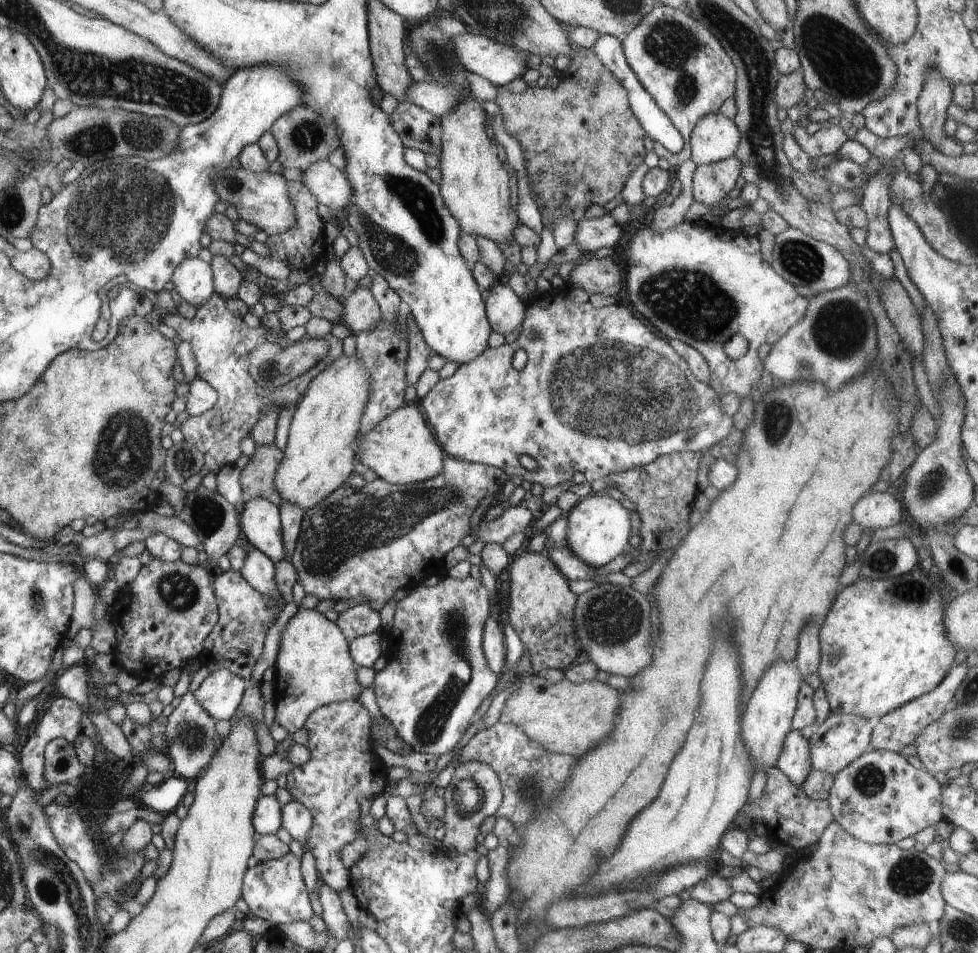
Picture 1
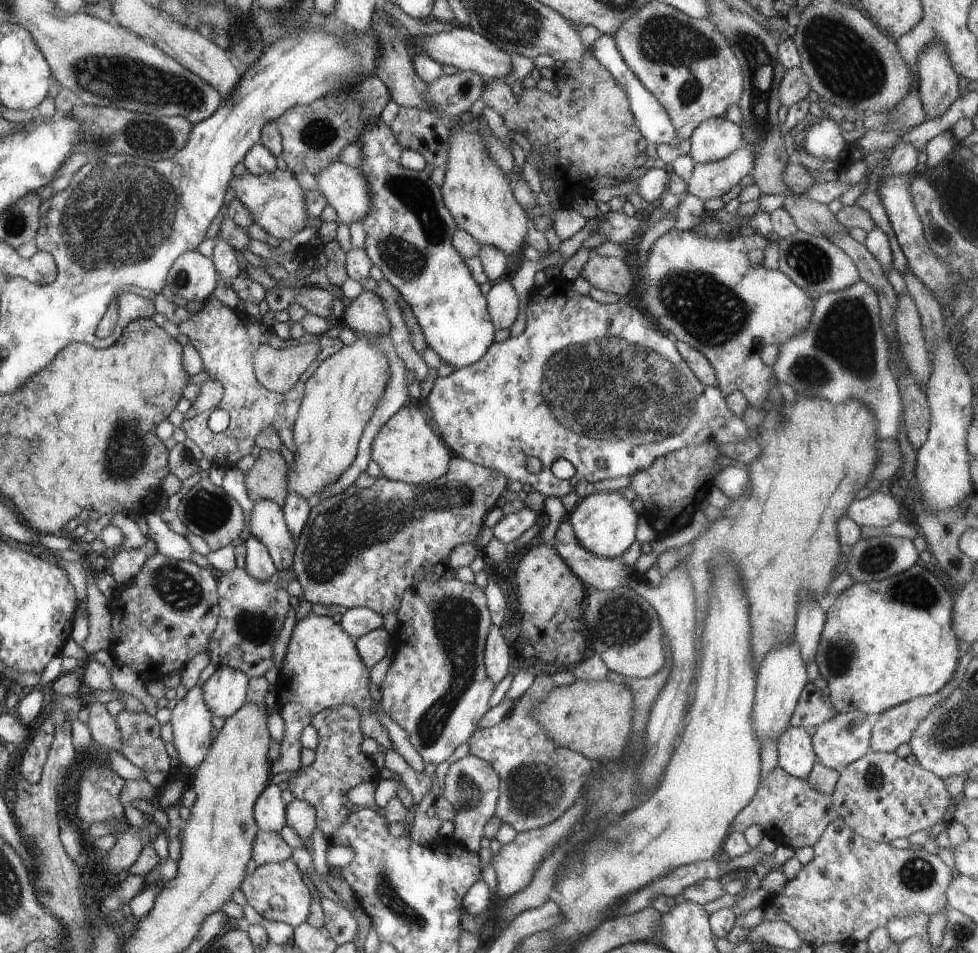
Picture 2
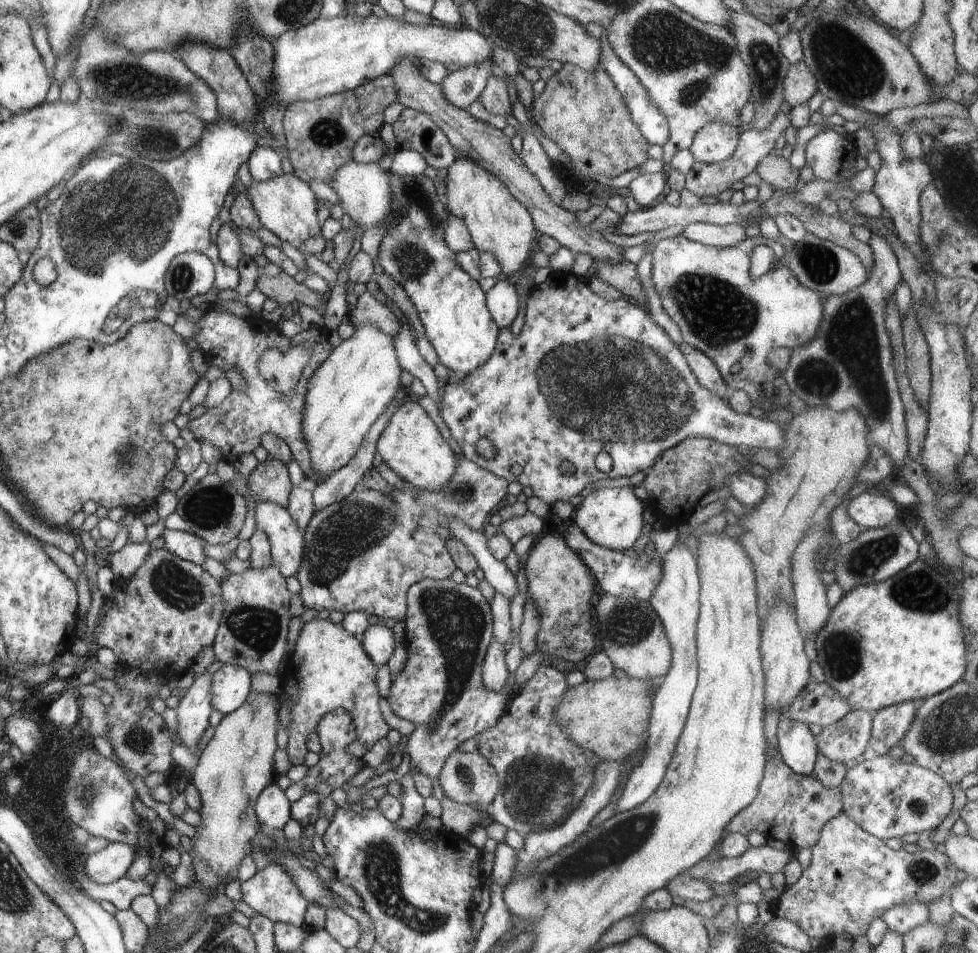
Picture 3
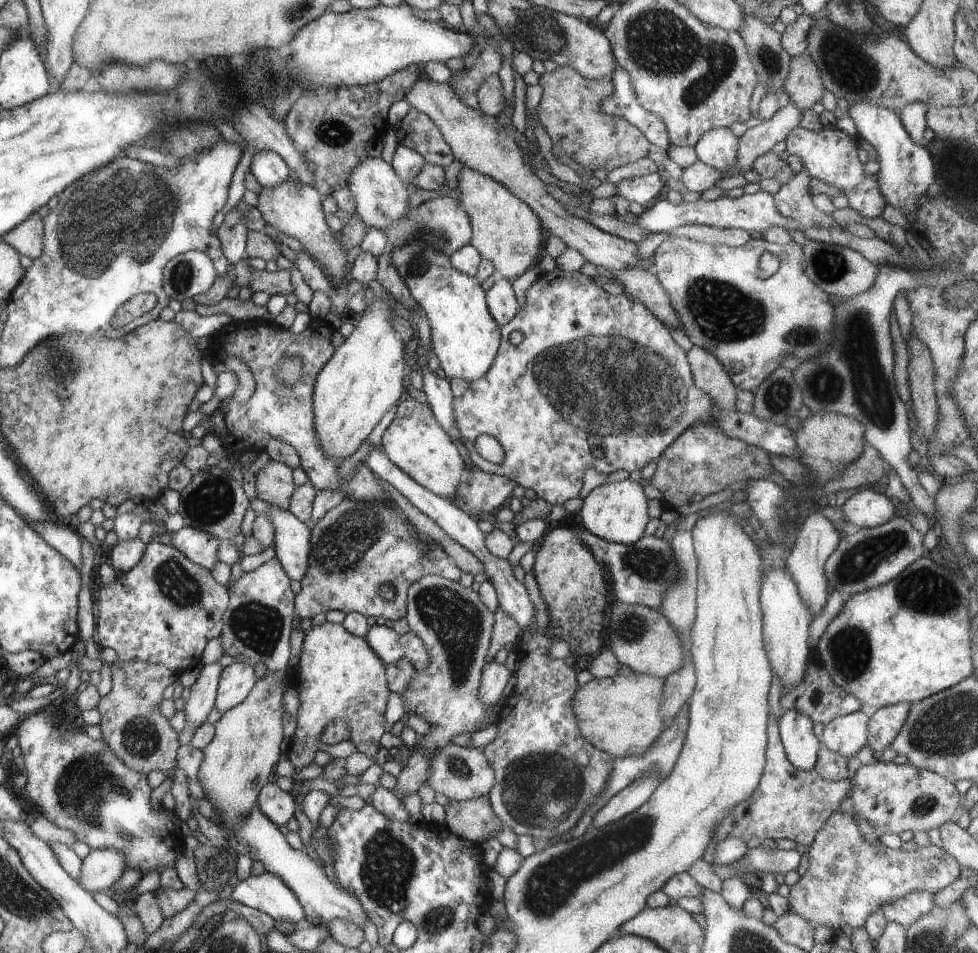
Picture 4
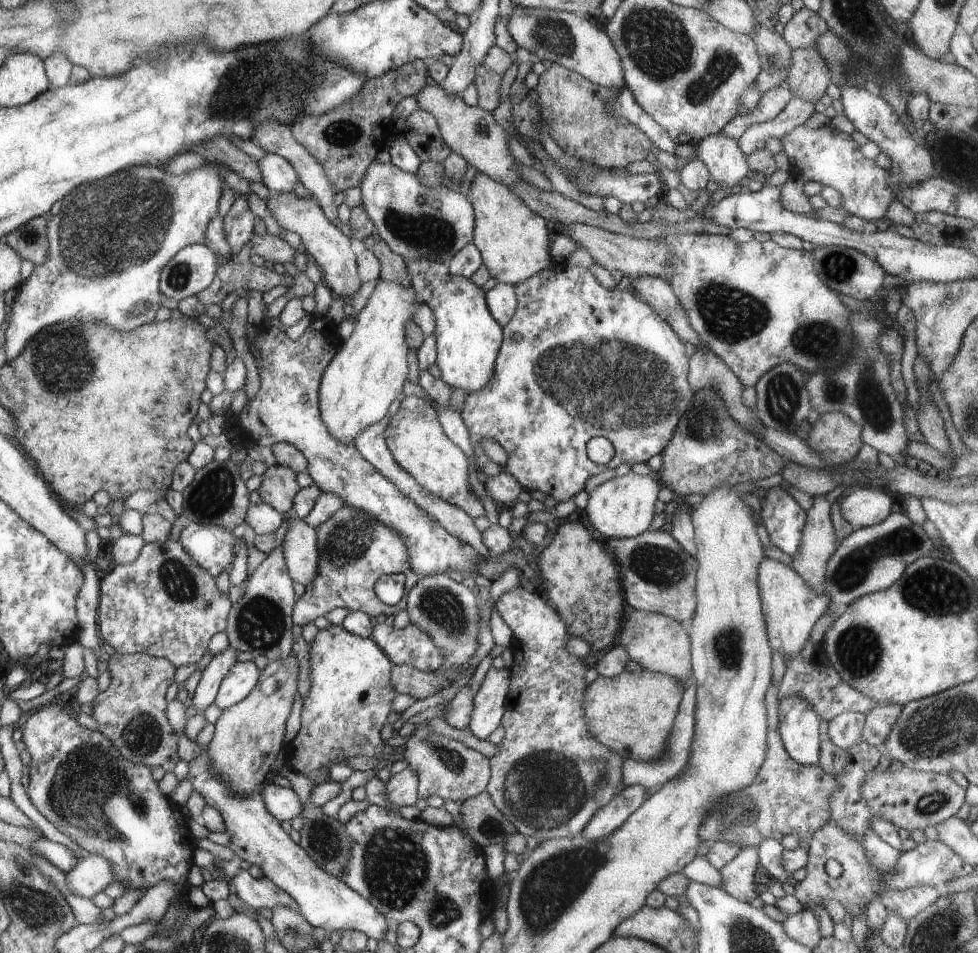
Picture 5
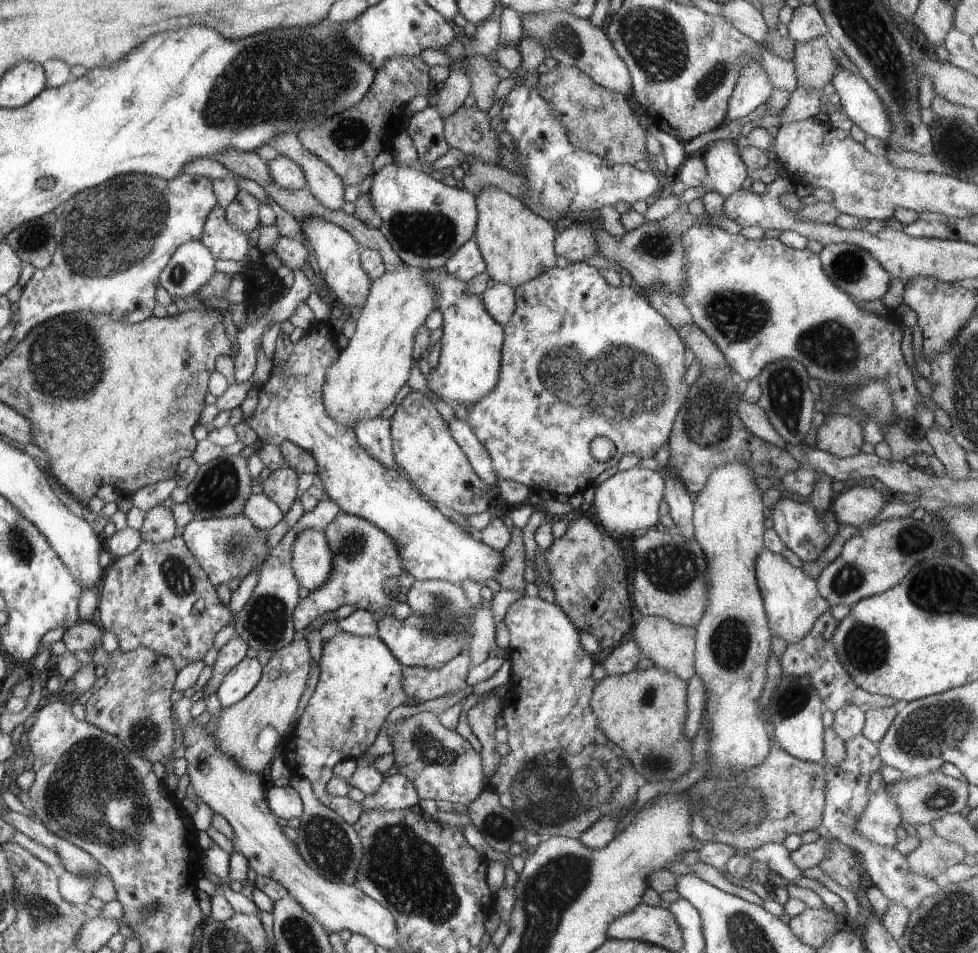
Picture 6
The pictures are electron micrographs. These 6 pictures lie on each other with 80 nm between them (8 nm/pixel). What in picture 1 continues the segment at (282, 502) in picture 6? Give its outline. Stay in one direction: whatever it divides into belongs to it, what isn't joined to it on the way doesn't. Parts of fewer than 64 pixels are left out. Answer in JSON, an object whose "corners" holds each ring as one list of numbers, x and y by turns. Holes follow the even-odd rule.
{"corners":[[274,443,256,445,254,454,241,470,240,482,244,500,261,498,280,506,283,500,276,488,276,472,280,468,284,454]]}

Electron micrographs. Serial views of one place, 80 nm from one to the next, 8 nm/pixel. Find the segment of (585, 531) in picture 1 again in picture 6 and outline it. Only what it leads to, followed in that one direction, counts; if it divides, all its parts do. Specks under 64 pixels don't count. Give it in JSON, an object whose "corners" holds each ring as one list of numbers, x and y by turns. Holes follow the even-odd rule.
{"corners":[[637,466,621,471,602,482,595,489,592,505,596,510,598,524,613,537,627,537,636,530,648,530,660,526,658,507,665,489,664,476,659,470,640,469]]}

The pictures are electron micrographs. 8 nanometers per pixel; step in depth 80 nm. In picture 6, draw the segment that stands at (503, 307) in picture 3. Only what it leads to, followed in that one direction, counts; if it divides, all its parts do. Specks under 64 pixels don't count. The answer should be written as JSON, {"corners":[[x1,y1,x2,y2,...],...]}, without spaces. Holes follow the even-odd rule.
{"corners":[[497,283,486,289,480,297,486,310,498,324,504,326,510,322,515,309,515,289,509,284]]}

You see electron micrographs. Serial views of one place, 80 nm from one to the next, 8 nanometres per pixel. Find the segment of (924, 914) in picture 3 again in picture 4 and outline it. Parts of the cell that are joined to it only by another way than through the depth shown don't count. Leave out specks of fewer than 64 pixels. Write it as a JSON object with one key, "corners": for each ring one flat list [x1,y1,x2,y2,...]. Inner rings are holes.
{"corners":[[926,891,911,892,896,902,884,905,880,910,888,921,896,922,896,924,908,928,916,919,934,908,933,896,932,893]]}

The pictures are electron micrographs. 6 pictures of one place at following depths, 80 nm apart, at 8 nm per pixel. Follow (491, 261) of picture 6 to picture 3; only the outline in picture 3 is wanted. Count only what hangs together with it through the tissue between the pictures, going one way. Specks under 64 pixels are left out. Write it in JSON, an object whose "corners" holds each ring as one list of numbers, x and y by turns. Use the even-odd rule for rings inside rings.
{"corners":[[458,155,454,162,444,171,445,195,443,200,450,215,462,220,472,237,475,248,482,251,490,251,495,254,498,262,501,262,503,277,516,274,518,270,524,270,528,257,536,249,538,232,530,216,529,210,508,190,508,187,495,174,486,170,482,165,475,163,466,155]]}

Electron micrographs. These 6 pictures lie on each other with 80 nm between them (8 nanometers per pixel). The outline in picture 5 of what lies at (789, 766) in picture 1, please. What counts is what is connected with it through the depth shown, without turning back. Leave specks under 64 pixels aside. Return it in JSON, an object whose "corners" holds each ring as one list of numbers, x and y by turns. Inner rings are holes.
{"corners":[[796,694,779,700,779,733,786,752,798,764,818,766,821,718]]}

